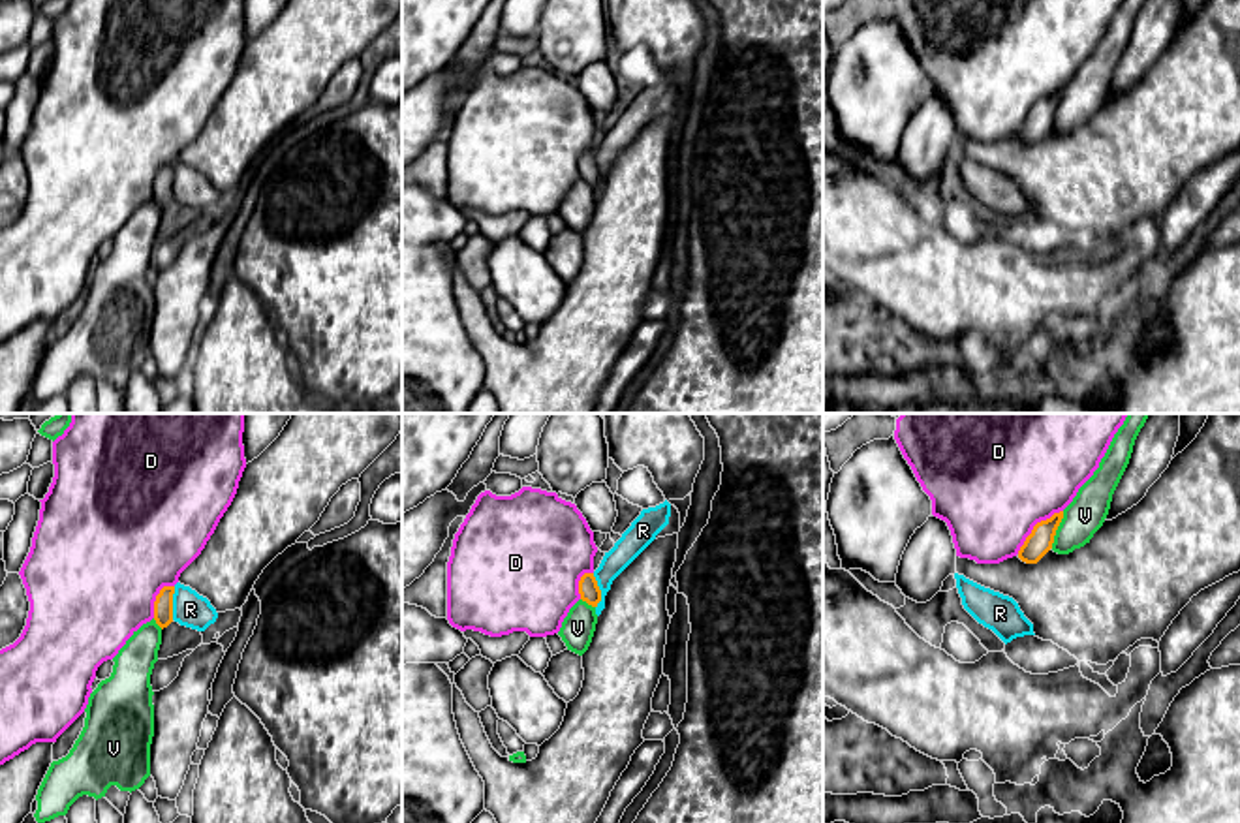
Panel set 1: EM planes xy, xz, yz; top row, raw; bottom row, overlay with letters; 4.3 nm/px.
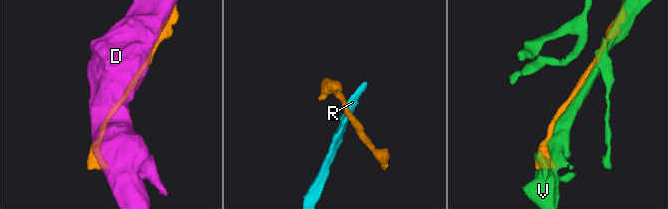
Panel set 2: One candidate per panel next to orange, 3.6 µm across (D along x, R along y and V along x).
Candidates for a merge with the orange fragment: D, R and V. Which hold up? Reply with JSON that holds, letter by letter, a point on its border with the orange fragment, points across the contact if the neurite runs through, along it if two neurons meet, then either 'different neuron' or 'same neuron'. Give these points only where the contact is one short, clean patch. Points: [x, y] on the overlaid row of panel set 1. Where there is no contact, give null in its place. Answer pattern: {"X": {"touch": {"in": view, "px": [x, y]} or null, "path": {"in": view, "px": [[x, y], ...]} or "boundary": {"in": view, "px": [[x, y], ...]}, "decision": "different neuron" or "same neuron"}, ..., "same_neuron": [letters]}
{"D": {"touch": {"in": "yz", "px": [1034, 527]}, "decision": "different neuron"}, "R": {"touch": {"in": "xz", "px": [600, 590]}, "boundary": {"in": "xz", "px": [[592, 574], [600, 590], [596, 607]]}, "decision": "different neuron"}, "V": {"touch": {"in": "yz", "px": [1056, 528]}, "decision": "different neuron"}, "same_neuron": []}

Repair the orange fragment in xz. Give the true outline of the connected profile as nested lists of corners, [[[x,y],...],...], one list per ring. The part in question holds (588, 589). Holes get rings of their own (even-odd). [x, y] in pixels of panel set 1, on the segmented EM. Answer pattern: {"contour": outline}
{"contour": [[[584,573],[581,577],[579,594],[582,601],[586,601],[592,607],[597,607],[597,603],[601,601],[601,590],[597,586],[594,573]]]}

